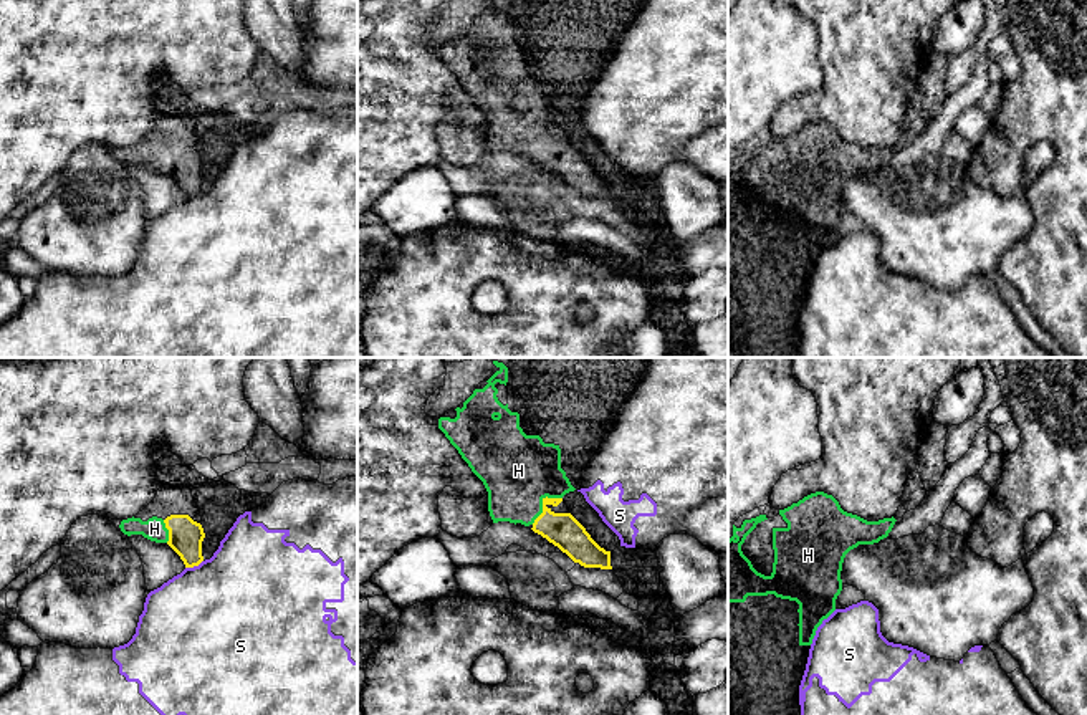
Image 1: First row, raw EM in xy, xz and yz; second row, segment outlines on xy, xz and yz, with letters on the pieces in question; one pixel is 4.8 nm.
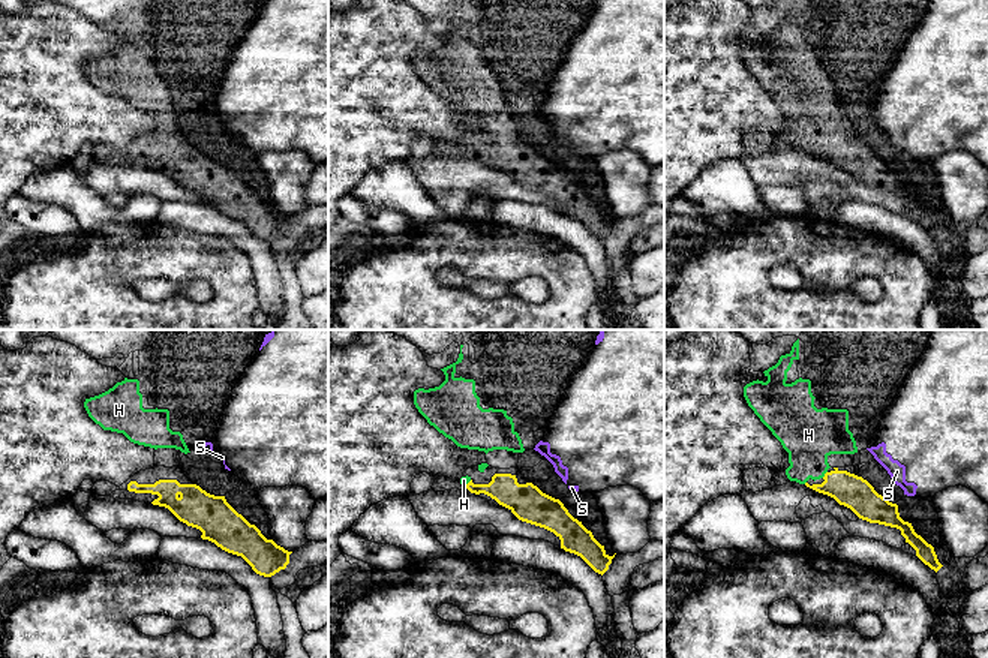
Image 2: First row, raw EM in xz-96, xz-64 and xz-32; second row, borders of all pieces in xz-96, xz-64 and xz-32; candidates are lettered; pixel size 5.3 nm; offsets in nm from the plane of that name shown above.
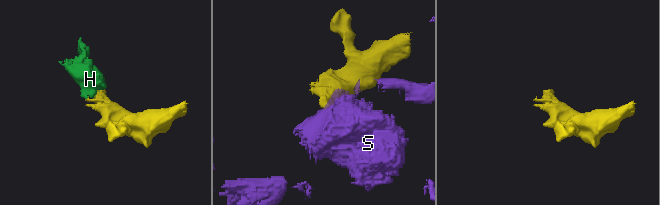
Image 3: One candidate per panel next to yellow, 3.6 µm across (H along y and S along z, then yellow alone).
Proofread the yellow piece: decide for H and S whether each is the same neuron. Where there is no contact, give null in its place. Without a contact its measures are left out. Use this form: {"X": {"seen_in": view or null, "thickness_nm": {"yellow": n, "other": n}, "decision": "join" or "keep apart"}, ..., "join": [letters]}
{"H": {"seen_in": "xz", "thickness_nm": {"yellow": 170, "other": 360}, "decision": "join"}, "S": {"seen_in": "xy", "thickness_nm": {"yellow": 170, "other": 480}, "decision": "keep apart"}, "join": ["H"]}

